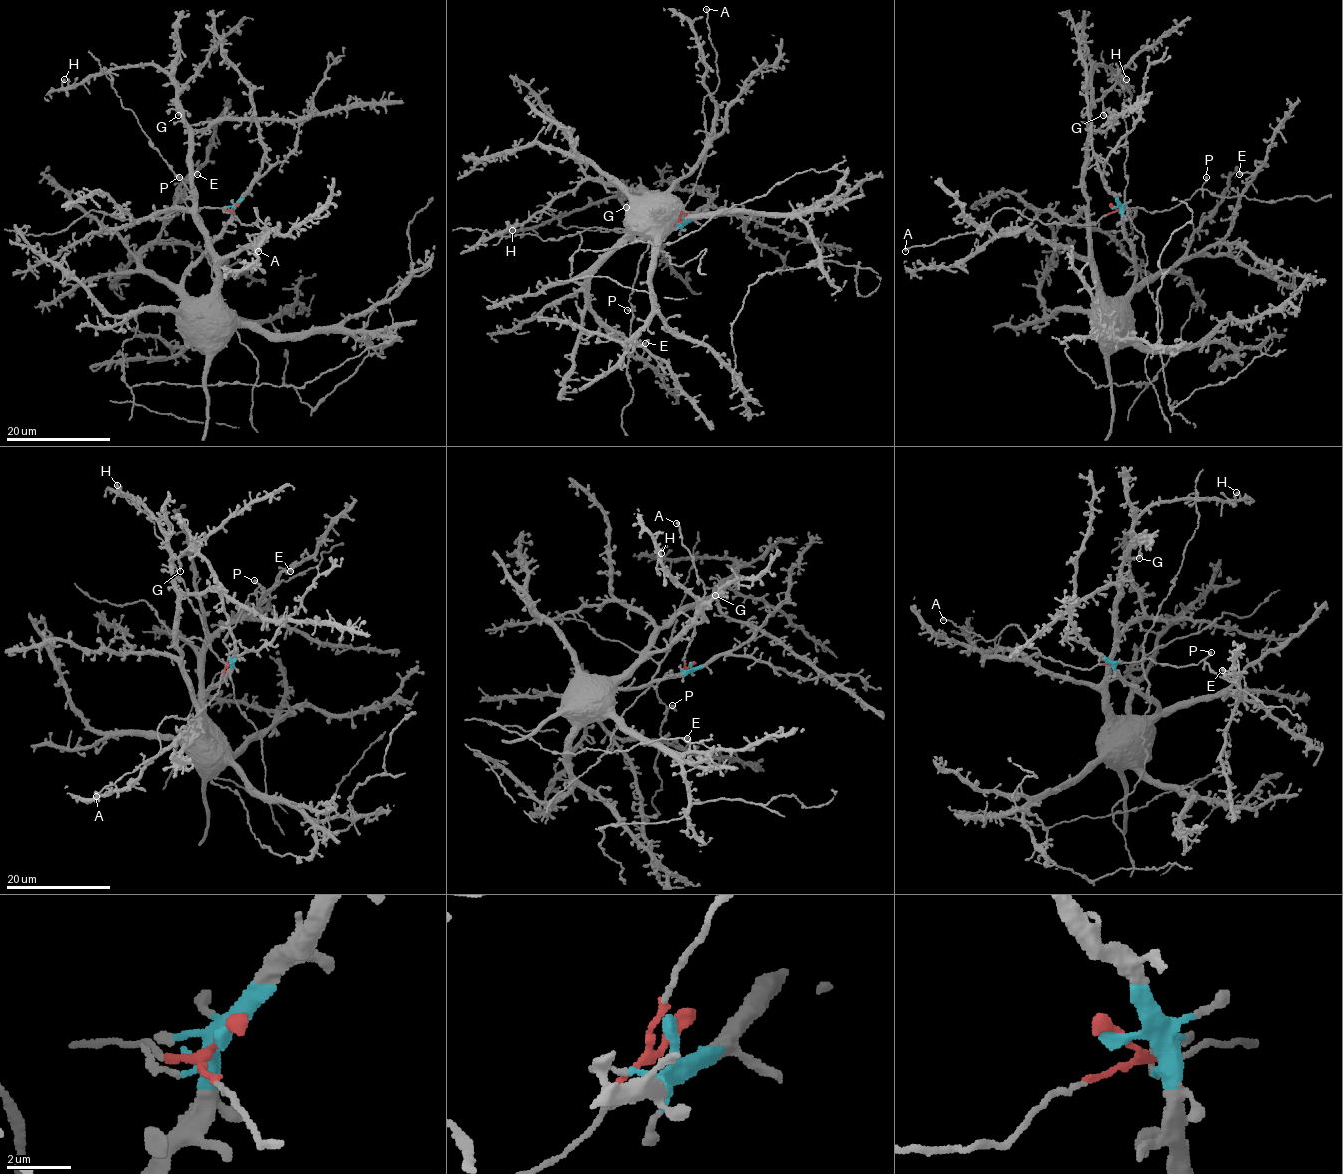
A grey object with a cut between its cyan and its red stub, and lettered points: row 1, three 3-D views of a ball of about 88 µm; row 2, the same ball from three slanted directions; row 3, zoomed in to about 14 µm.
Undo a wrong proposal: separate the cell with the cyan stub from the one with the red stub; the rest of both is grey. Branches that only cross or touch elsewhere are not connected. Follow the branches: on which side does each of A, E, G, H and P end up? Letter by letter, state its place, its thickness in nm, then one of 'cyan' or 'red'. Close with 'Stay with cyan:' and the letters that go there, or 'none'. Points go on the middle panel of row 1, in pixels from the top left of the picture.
A: (706, 9) | 280 nm | red
E: (645, 343) | 460 nm | cyan
G: (626, 207) | 160 nm | cyan
H: (512, 230) | 320 nm | cyan
P: (627, 310) | 400 nm | red
Stay with cyan: E, G, H

